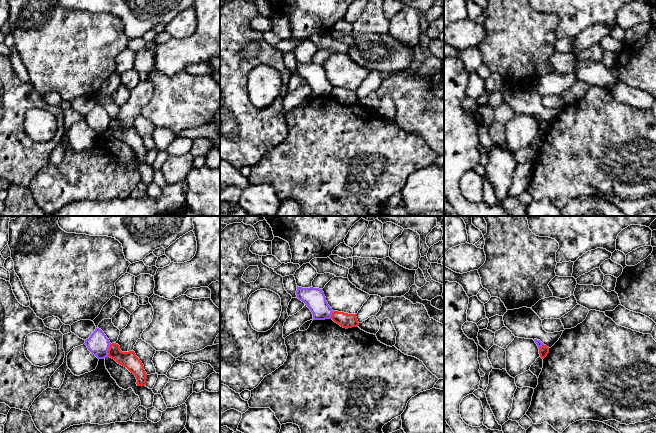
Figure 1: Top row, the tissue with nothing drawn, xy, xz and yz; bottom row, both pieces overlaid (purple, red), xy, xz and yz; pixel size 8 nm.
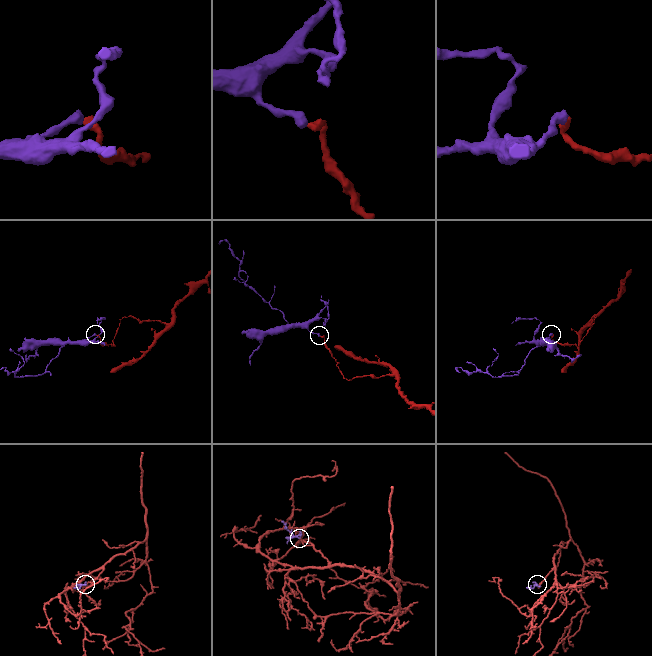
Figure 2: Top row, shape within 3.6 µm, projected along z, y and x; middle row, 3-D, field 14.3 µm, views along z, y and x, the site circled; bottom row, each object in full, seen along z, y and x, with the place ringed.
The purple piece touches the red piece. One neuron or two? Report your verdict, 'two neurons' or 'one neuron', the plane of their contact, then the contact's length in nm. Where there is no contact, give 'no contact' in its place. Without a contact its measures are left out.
two neurons; meets purple in xy; contact 110 nm long

